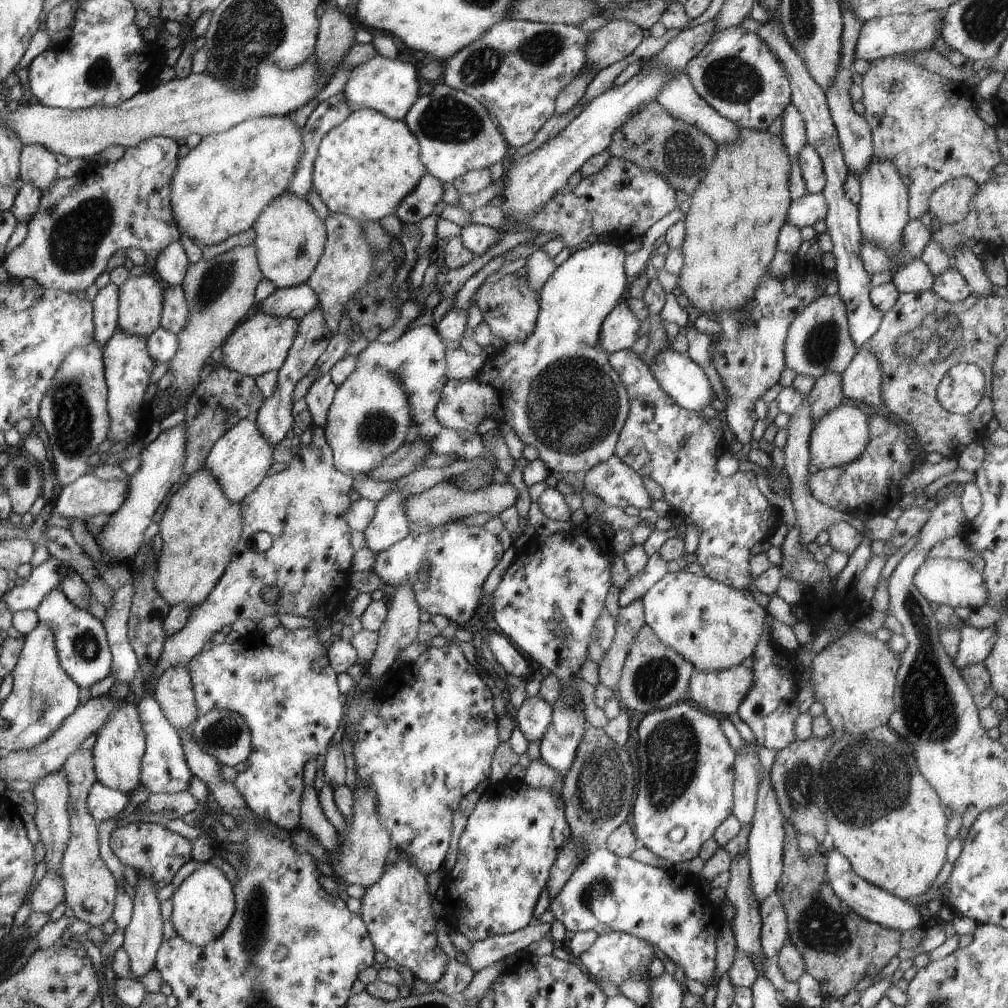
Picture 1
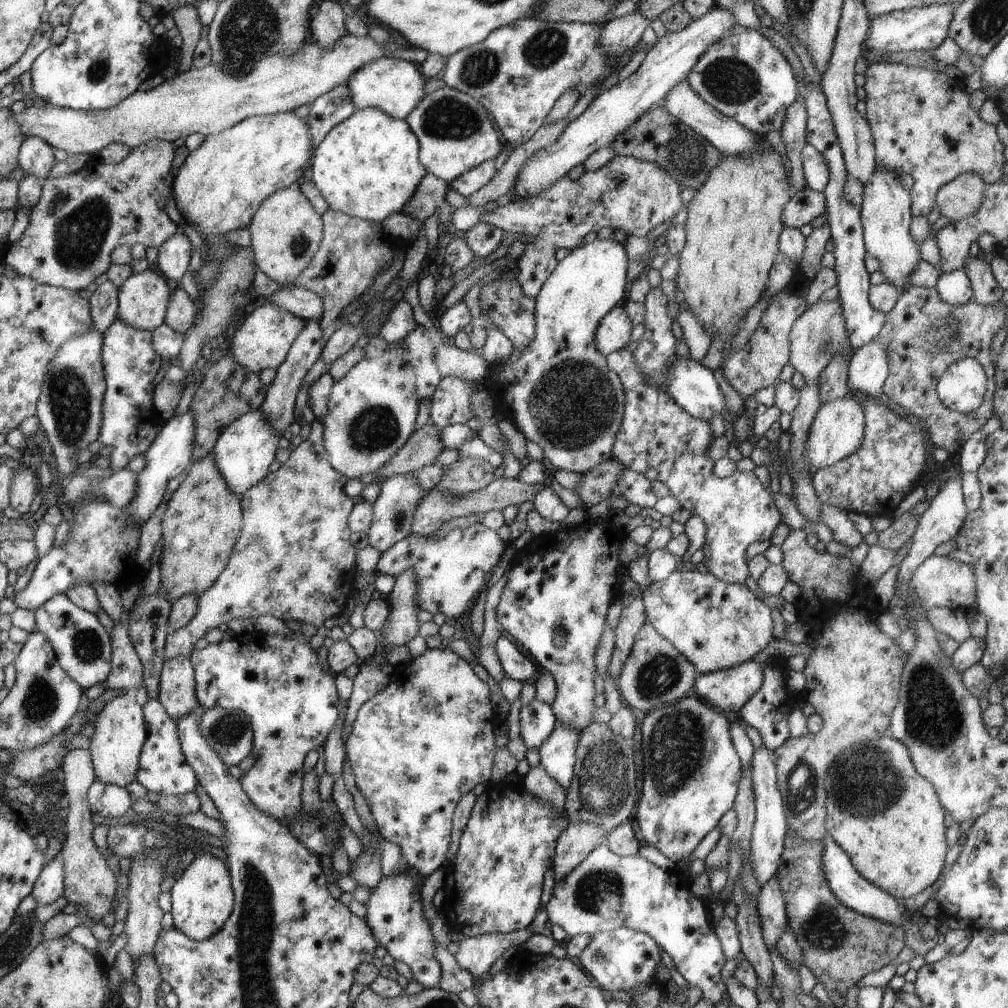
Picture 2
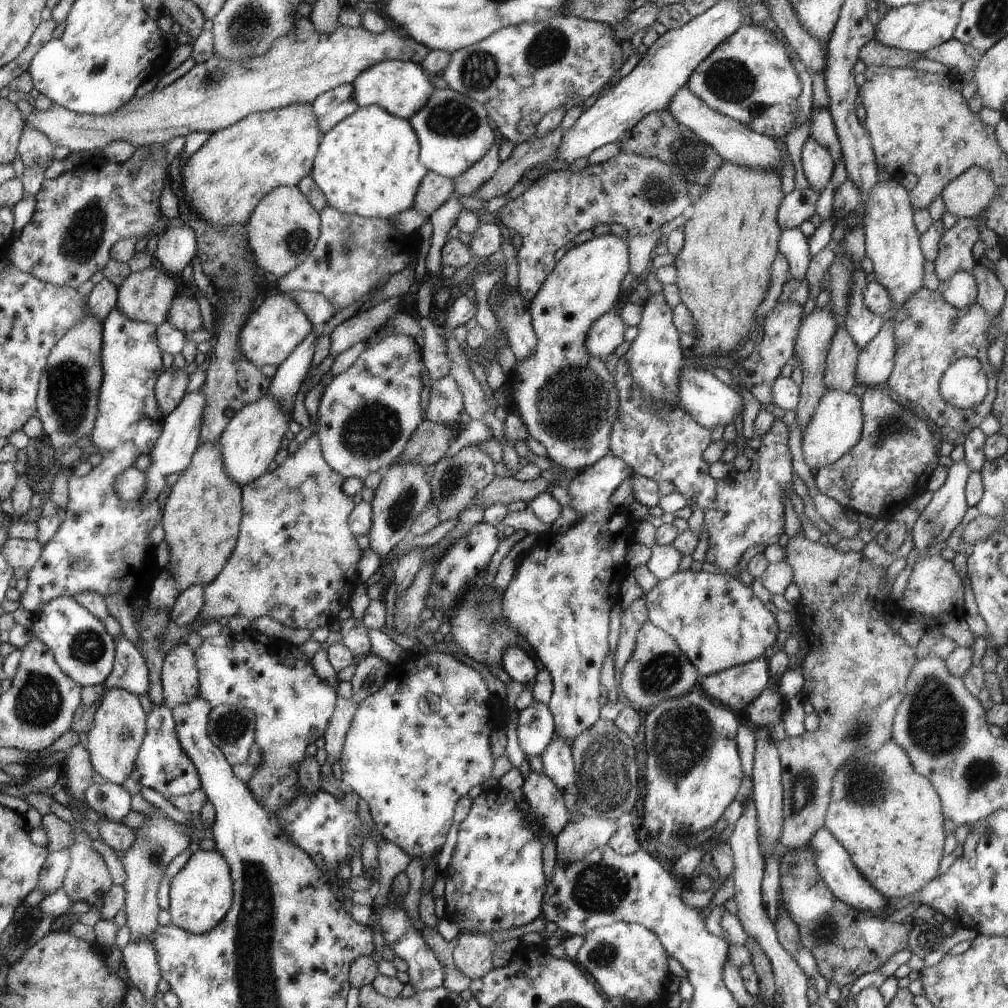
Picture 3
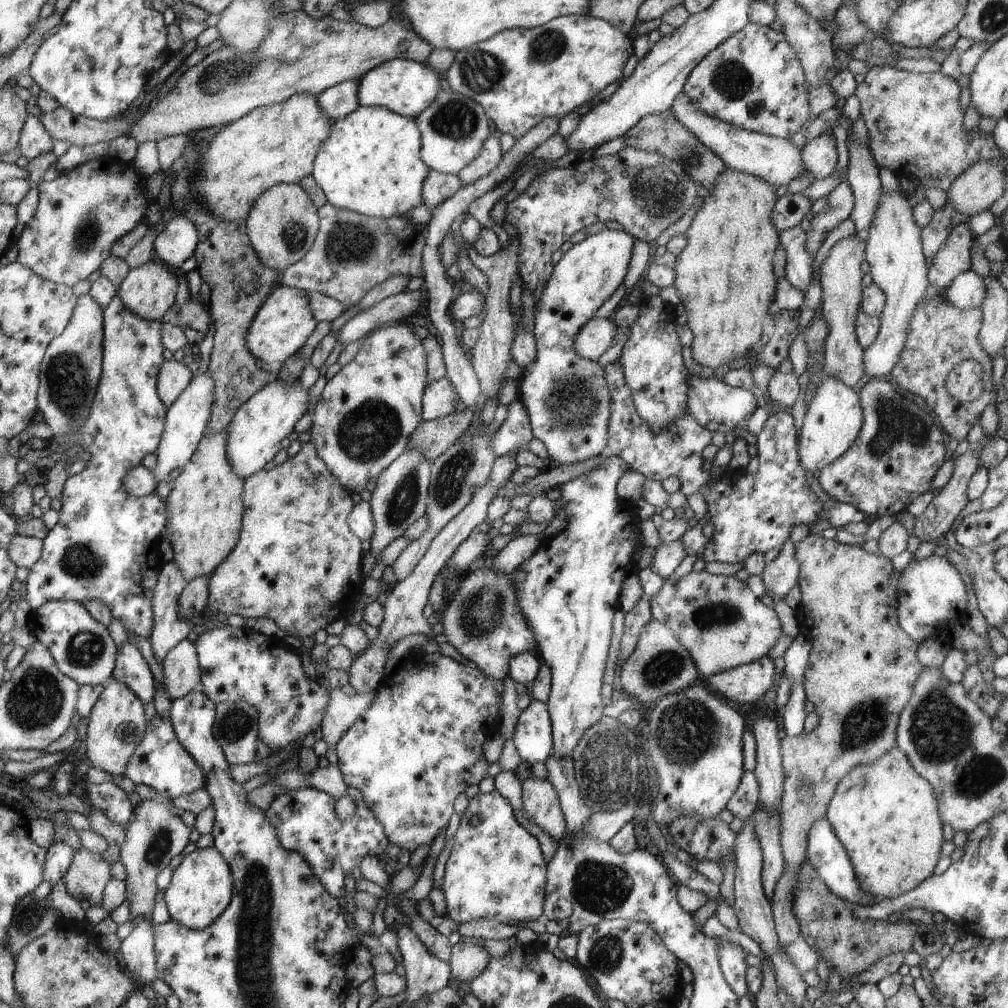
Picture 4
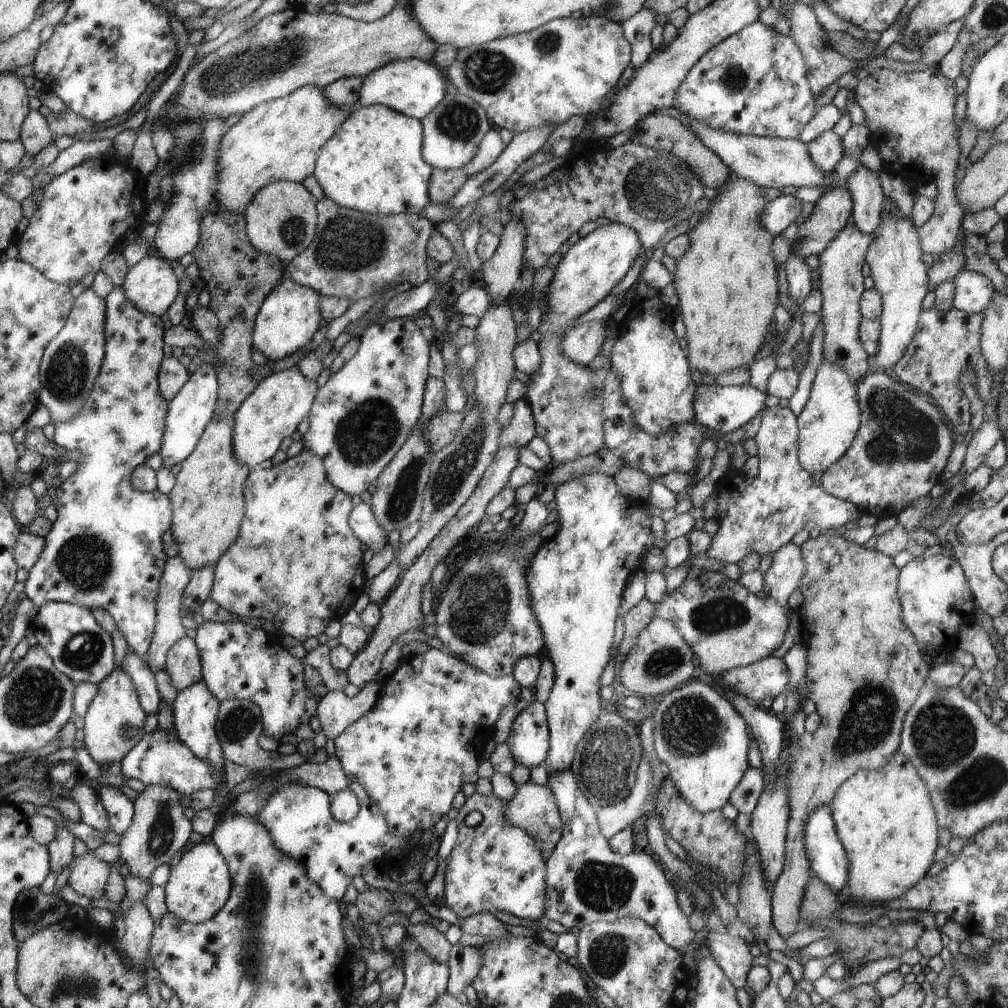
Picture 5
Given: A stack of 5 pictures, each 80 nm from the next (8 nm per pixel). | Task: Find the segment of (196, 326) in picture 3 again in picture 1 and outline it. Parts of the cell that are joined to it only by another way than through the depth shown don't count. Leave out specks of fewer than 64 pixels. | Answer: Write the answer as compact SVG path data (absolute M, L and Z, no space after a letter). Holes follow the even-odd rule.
M168 286L163 300L161 326L177 335L187 326L190 309L187 305L187 295L180 287Z

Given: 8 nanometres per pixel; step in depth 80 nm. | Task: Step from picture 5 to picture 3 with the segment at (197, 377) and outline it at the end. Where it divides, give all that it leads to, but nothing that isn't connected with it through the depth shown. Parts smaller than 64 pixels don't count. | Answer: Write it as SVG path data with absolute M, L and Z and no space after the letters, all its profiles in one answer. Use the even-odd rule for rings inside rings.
M201 388L192 394L184 397L180 404L168 415L163 421L163 432L159 436L158 442L152 447L149 452L150 466L144 471L147 478L147 487L140 504L149 505L156 501L160 492L164 490L166 478L170 474L182 474L191 464L195 452L200 447L200 431L203 424L203 410L207 404L207 397L203 395Z

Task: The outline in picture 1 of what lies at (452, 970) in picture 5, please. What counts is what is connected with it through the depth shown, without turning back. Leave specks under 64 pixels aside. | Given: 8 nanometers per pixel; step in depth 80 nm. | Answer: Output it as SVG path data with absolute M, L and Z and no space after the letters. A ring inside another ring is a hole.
M533 918L524 928L516 932L473 943L469 952L465 953L468 965L474 972L478 972L486 966L514 955L516 951L526 950L532 942L548 938L549 935L550 924L542 924L538 919Z

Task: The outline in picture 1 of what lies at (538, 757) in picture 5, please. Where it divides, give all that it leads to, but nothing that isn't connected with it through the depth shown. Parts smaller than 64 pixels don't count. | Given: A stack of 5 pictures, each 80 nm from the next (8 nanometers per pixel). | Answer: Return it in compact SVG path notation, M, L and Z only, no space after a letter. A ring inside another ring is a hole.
M537 694L535 697L526 697L512 713L516 728L520 729L530 742L544 736L552 722L553 708Z

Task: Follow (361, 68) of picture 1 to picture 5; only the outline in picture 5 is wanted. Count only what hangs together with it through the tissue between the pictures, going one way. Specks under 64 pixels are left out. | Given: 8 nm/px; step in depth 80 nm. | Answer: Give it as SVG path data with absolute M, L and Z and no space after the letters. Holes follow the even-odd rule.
M414 57L408 60L396 60L363 77L362 86L358 90L358 105L364 107L380 105L394 109L395 112L403 113L405 116L422 120L442 103L444 96L446 96L446 78L442 70L436 68L436 64L432 65L431 61Z

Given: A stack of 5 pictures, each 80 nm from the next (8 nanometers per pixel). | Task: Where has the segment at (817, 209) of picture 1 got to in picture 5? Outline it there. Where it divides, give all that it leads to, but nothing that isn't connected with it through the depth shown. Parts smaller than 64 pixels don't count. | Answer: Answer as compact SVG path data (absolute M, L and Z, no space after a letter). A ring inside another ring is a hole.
M780 196L772 202L766 202L760 222L762 226L773 236L782 234L788 226L795 222L798 215L801 214L803 202L796 196Z

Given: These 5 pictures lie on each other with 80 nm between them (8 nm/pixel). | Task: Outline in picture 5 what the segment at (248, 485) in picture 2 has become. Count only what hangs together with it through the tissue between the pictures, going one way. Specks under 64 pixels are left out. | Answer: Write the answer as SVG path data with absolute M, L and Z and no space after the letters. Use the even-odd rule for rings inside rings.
M296 367L275 372L260 380L255 392L244 400L242 407L234 415L234 453L240 464L246 464L251 470L256 464L272 458L278 452L282 440L296 432L300 420L311 414L315 405L316 382L306 380L298 370L294 370Z

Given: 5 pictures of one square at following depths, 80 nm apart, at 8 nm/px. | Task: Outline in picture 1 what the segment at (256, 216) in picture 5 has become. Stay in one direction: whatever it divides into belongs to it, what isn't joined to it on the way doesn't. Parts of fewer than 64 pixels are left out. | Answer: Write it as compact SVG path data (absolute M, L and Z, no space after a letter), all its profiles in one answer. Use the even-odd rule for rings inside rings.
M284 192L259 216L255 227L257 235L253 244L259 248L264 276L278 289L306 284L325 250L327 229L310 203Z

